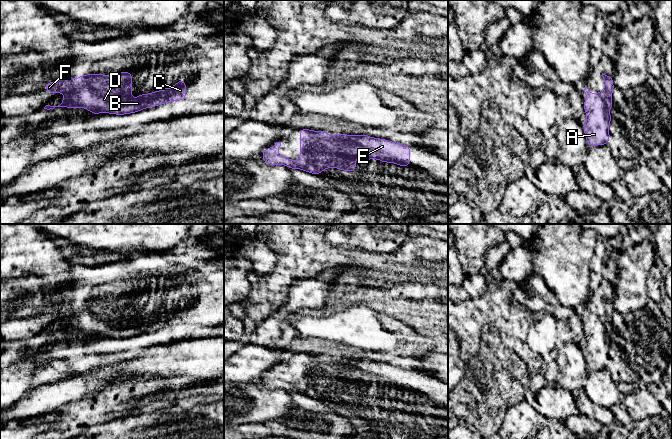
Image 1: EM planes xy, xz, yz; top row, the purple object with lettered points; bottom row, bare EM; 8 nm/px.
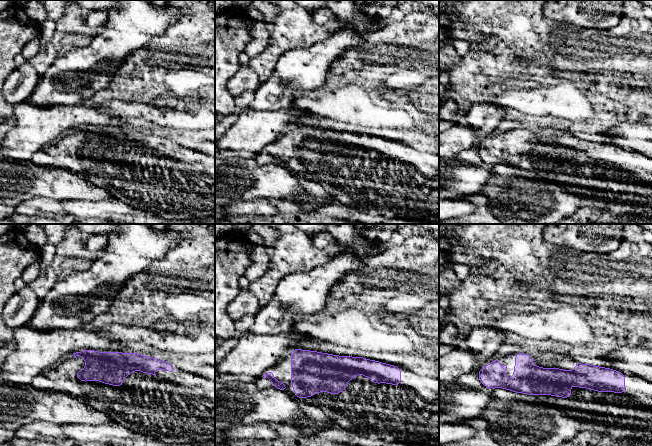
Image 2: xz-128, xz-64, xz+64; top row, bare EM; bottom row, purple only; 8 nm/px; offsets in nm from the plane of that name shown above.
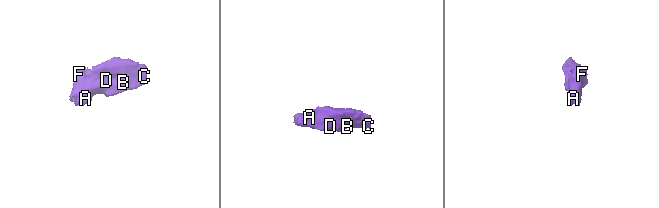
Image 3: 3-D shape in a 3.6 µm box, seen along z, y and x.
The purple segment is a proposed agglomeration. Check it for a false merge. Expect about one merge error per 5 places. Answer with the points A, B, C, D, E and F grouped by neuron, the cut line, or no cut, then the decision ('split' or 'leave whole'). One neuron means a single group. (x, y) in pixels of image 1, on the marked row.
groups A B C D E F; cut none; leave whole

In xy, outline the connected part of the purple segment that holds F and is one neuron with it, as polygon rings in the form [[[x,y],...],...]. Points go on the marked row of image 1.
[[[120,72],[116,75],[107,76],[104,74],[86,74],[77,79],[71,76],[61,76],[60,83],[56,80],[45,83],[45,90],[51,94],[61,92],[64,95],[62,103],[58,106],[46,105],[44,109],[50,110],[55,107],[84,108],[92,114],[109,113],[115,115],[125,115],[139,112],[146,108],[156,107],[168,102],[182,101],[186,98],[185,79],[174,84],[170,89],[164,87],[163,90],[154,91],[149,94],[139,94],[136,99],[132,98],[132,72]]]

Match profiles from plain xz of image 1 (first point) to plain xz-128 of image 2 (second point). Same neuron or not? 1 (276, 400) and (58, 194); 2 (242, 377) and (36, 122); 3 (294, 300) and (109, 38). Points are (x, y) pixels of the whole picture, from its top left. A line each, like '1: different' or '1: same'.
1: same
2: same
3: same

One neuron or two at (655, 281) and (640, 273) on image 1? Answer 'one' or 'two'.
two

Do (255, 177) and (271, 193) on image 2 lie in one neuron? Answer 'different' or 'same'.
same

